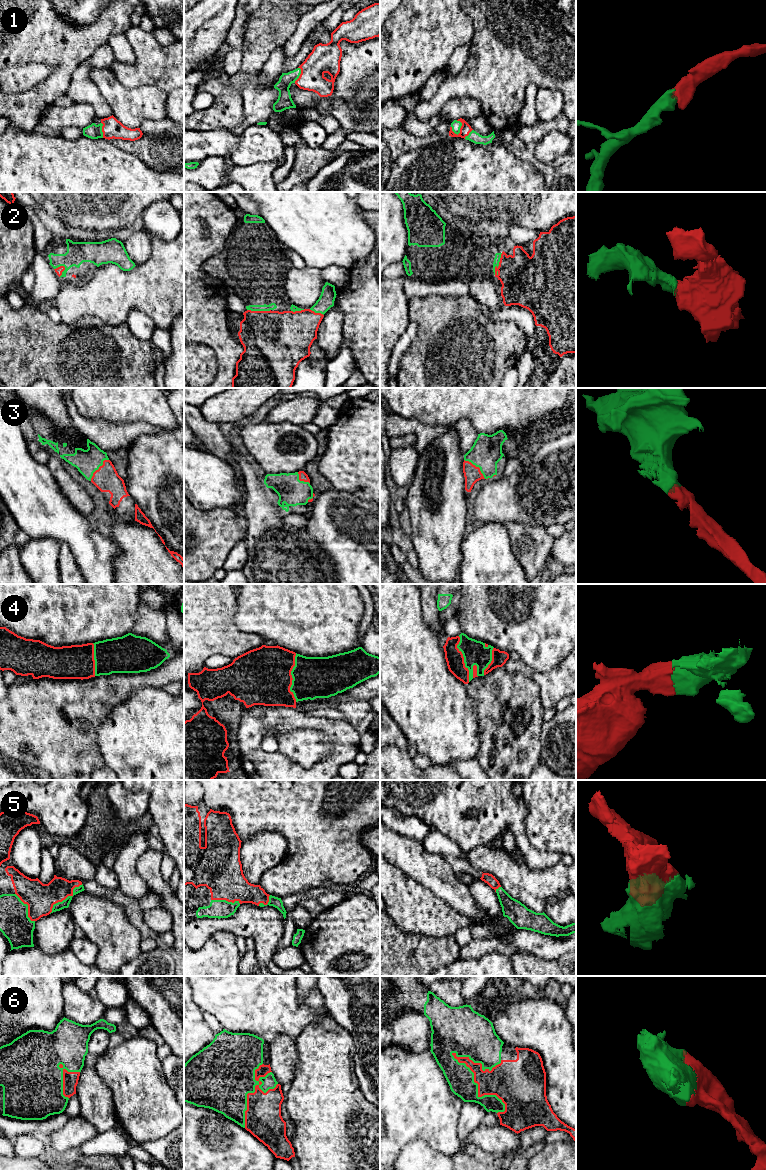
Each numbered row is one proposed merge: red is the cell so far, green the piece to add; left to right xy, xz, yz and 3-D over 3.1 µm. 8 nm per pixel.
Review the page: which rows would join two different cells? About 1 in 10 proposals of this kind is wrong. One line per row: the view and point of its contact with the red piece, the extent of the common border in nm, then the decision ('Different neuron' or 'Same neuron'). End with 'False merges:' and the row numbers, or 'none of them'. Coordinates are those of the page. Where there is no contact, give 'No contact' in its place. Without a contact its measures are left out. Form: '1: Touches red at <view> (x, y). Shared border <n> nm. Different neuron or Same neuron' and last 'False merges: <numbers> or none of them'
1: Touches red at yz (460, 128). Shared border 130 nm. Same neuron
2: Touches red at yz (499, 264). Shared border 190 nm. Same neuron
3: Touches red at yz (478, 467). Shared border 260 nm. Same neuron
4: Touches red at xz (291, 677). Shared border 400 nm. Same neuron
5: Touches red at xy (65, 898). Shared border 360 nm. Same neuron
6: Touches red at yz (478, 1089). Shared border 650 nm. Same neuron
False merges: none of them

